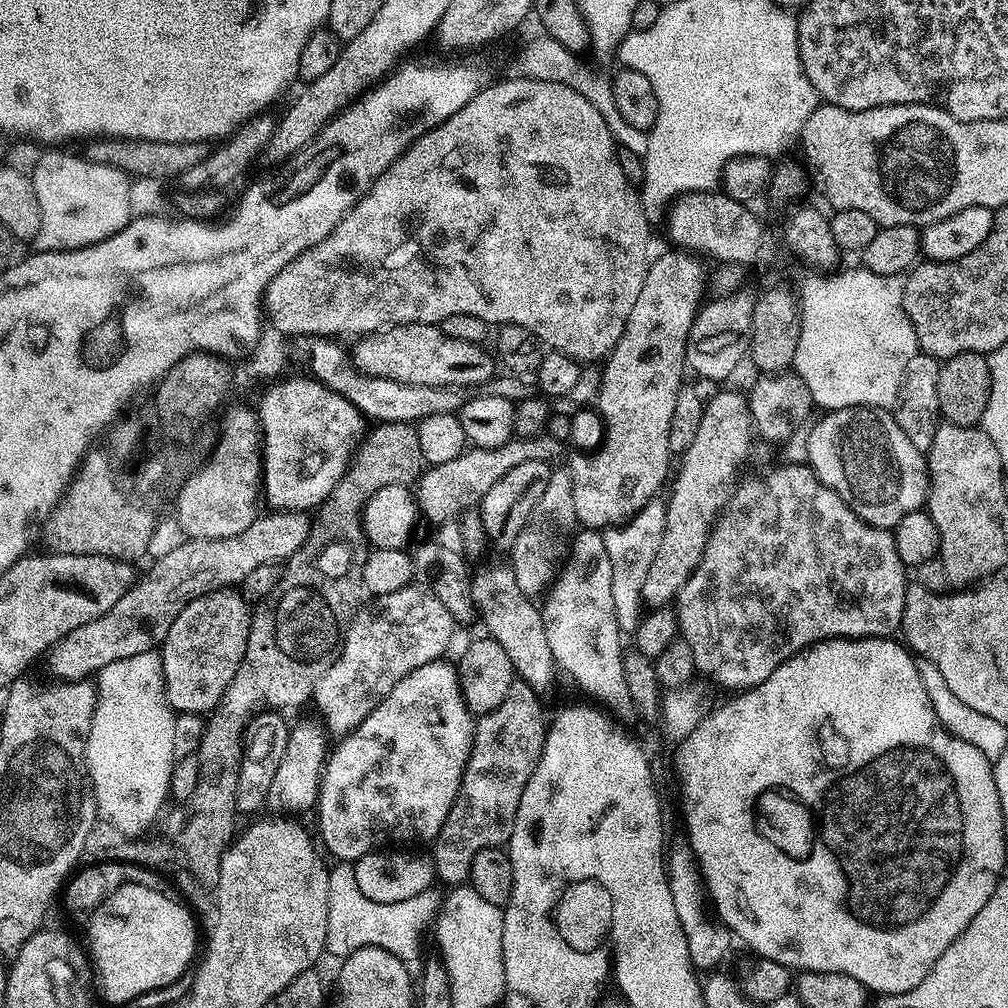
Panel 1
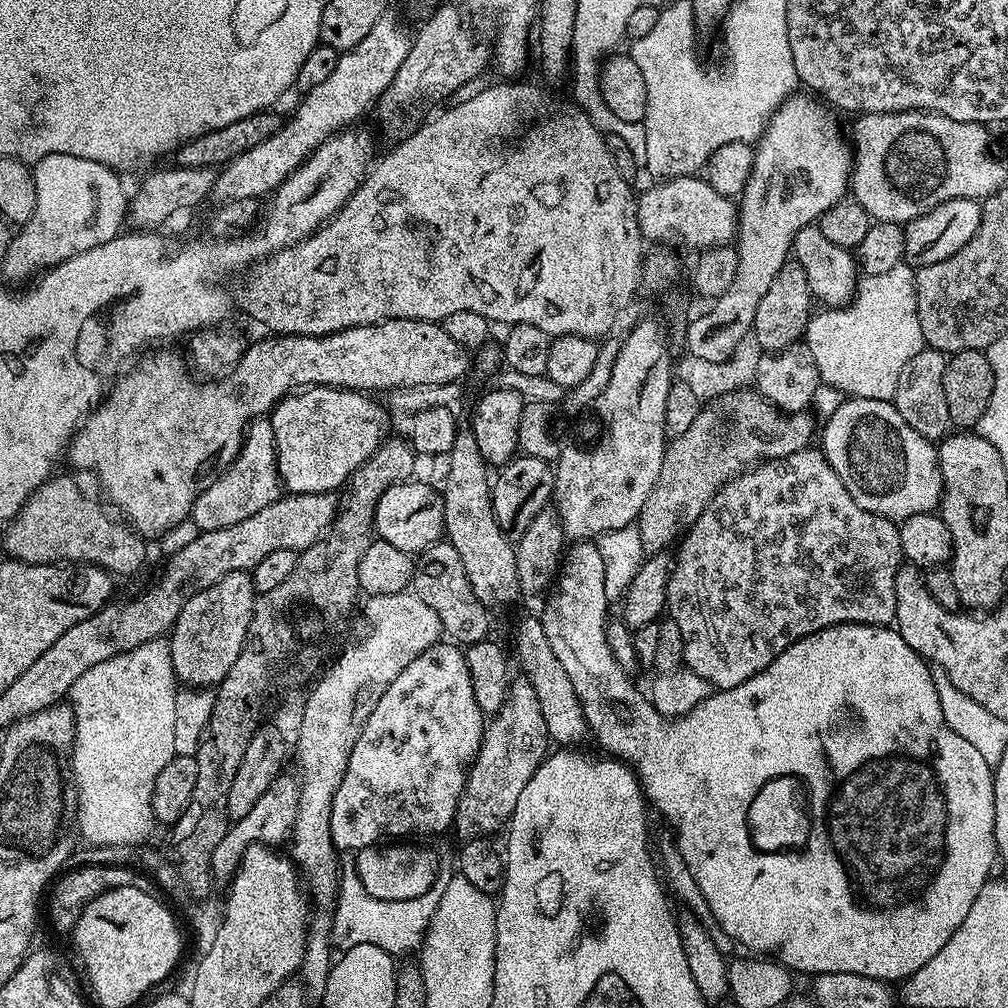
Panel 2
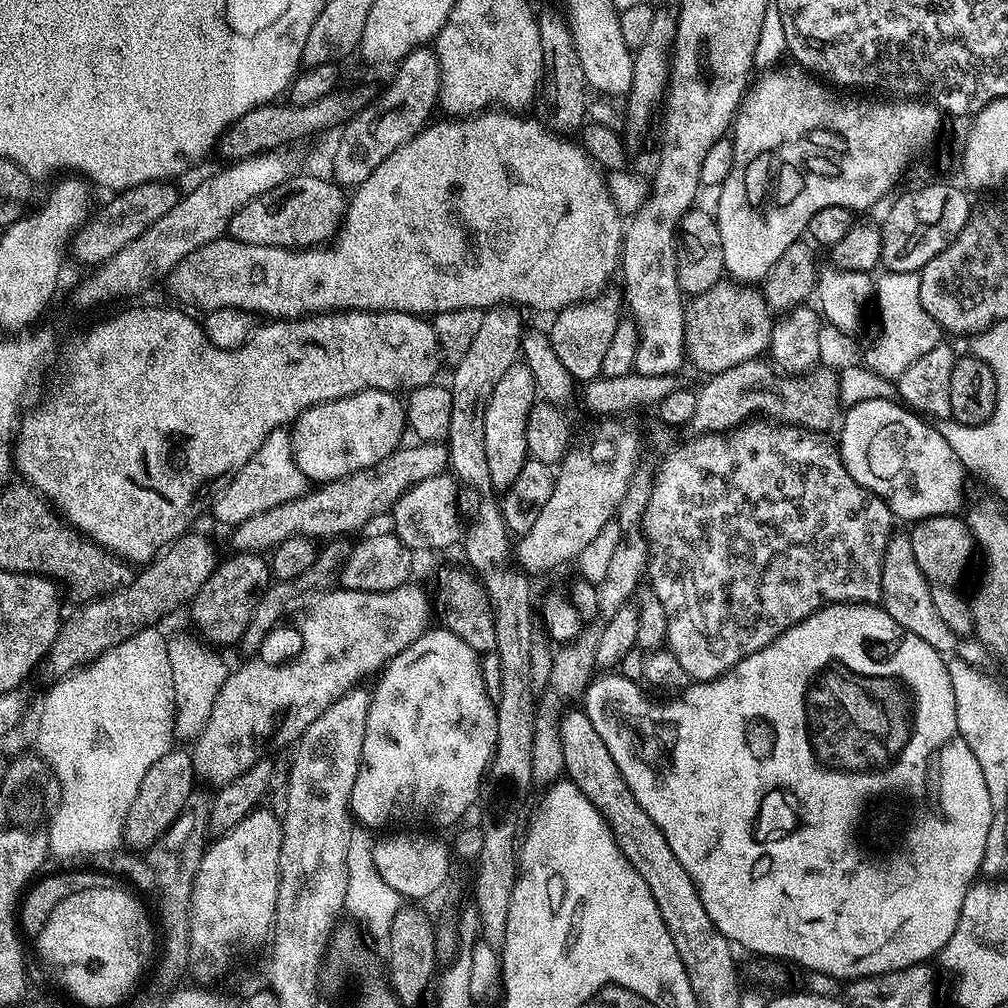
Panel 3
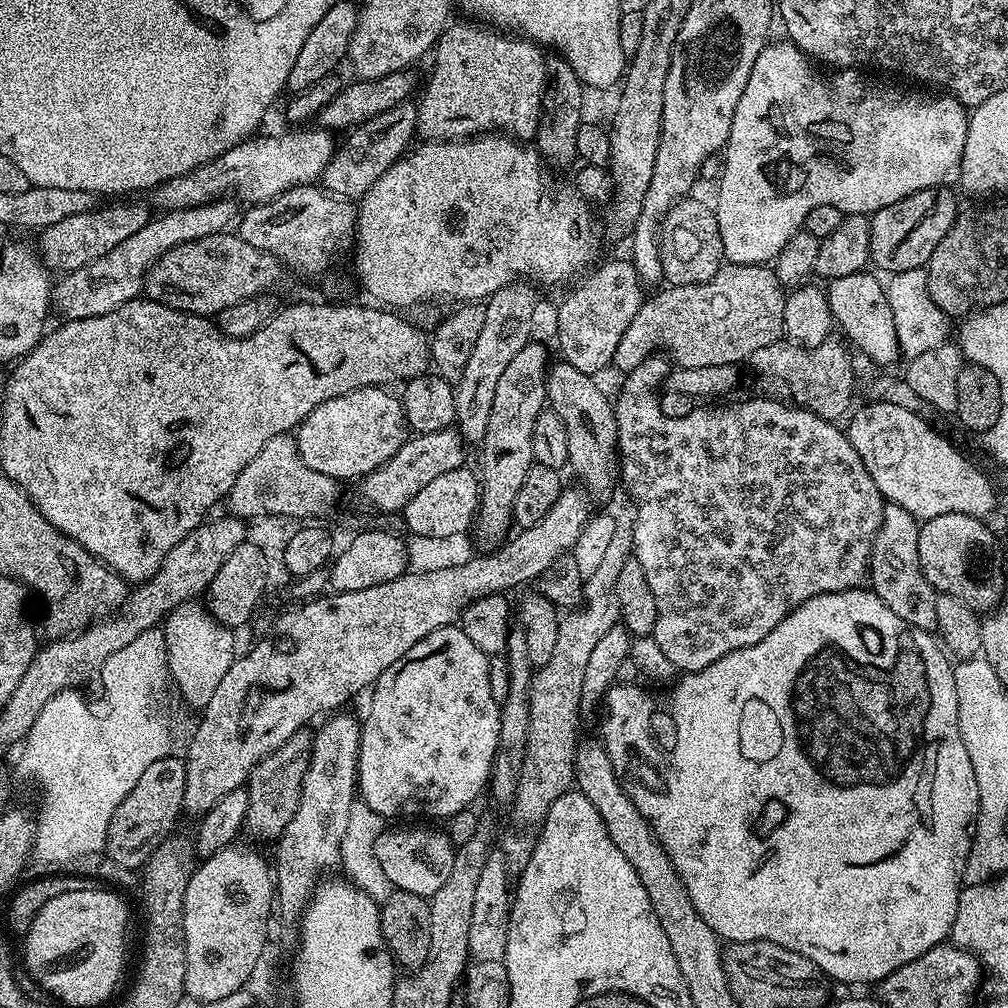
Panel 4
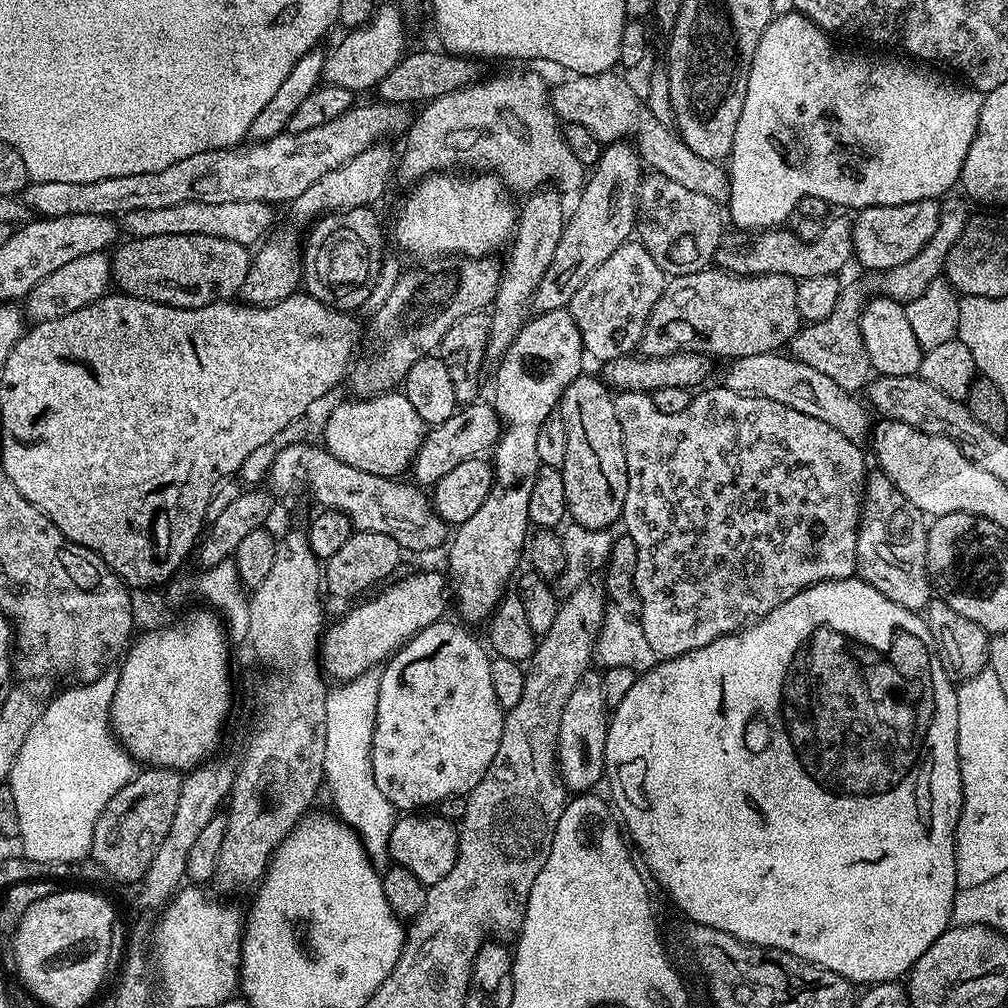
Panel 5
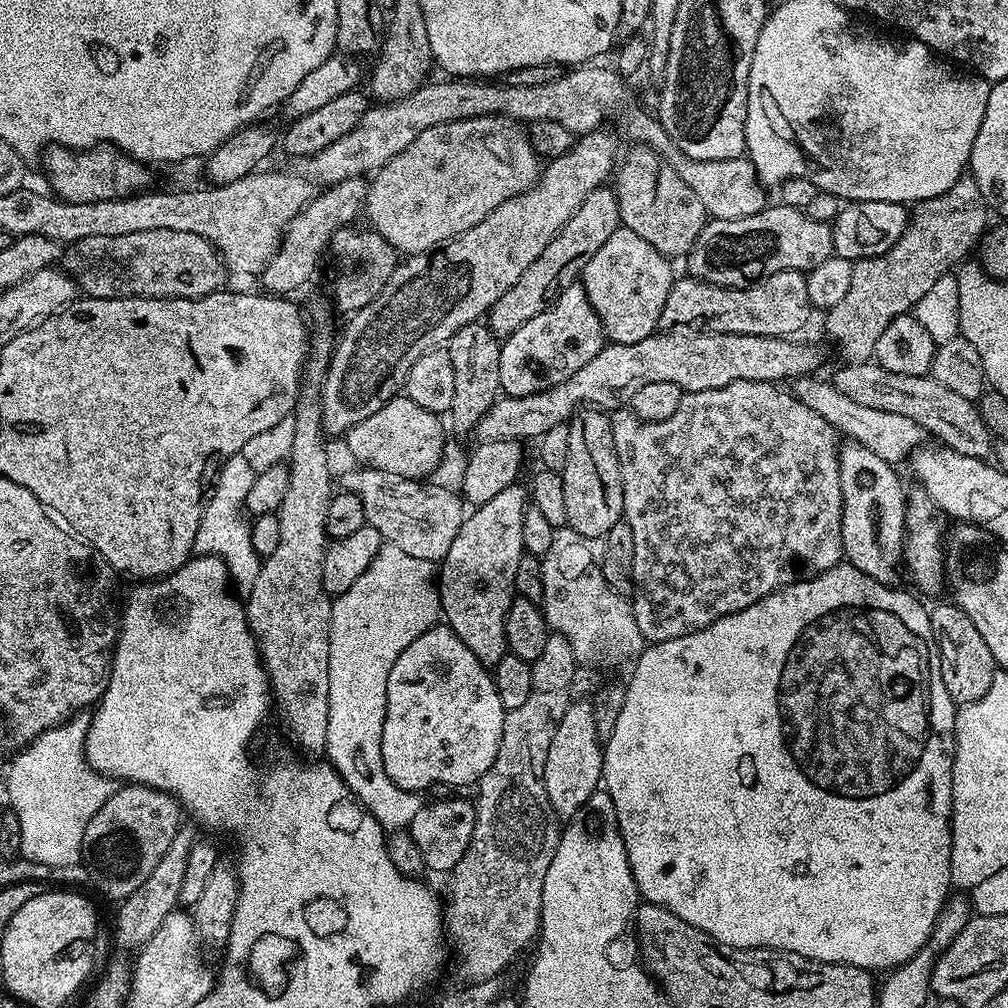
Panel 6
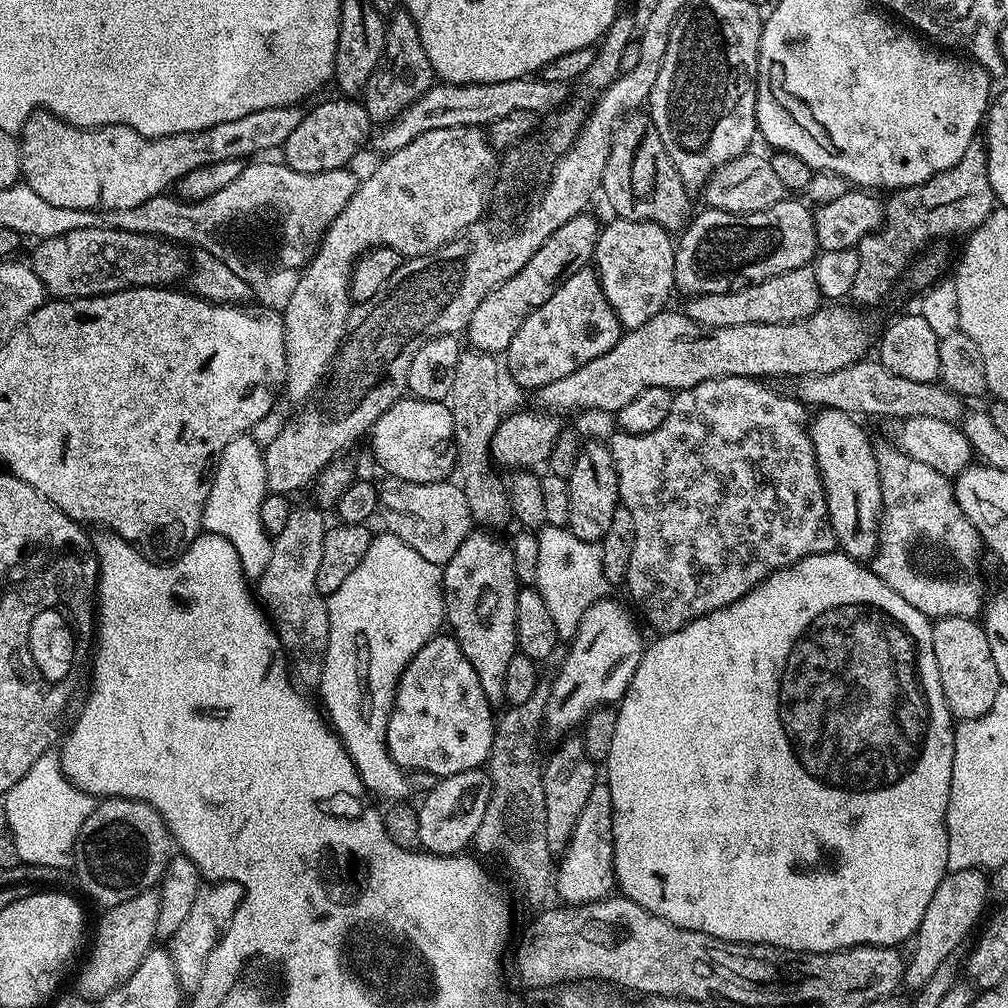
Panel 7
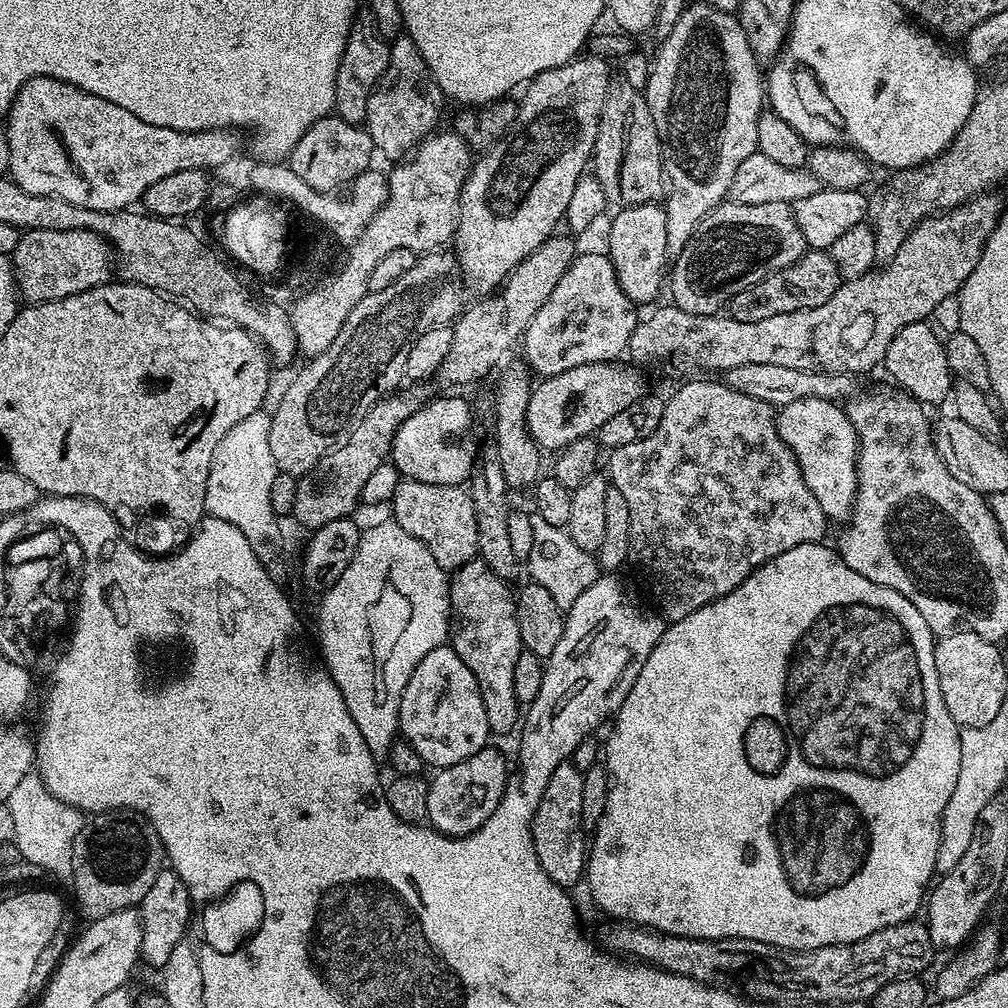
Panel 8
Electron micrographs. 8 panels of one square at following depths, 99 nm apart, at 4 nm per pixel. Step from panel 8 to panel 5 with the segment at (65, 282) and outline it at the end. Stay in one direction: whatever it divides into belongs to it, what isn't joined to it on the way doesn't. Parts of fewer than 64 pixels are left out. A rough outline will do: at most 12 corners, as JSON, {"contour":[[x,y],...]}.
{"contour":[[162,234],[111,253],[123,295],[175,308],[231,301],[249,249]]}

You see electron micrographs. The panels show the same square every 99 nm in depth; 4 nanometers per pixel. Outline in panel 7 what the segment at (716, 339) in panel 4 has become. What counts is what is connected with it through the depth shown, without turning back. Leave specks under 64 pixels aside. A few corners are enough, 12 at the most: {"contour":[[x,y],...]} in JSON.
{"contour":[[815,267],[682,308],[701,328],[792,324],[822,307]]}

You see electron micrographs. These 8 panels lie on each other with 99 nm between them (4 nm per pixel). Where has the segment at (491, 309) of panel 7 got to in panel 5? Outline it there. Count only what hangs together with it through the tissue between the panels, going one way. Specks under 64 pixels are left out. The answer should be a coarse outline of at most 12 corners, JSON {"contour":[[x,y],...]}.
{"contour":[[617,142],[567,217],[533,313],[567,308],[629,243],[640,153]]}

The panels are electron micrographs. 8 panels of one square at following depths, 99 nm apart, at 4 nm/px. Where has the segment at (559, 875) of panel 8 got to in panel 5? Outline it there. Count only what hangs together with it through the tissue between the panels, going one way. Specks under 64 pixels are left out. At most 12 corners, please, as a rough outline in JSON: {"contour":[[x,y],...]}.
{"contour":[[589,670],[562,706],[556,766],[565,789],[605,779],[610,709]]}

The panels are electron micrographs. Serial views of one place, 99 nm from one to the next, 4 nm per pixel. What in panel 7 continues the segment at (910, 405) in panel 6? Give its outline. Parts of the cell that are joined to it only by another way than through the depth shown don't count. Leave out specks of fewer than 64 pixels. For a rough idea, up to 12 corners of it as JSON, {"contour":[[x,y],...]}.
{"contour":[[872,358],[782,376],[783,395],[856,418],[956,422],[961,397]]}

